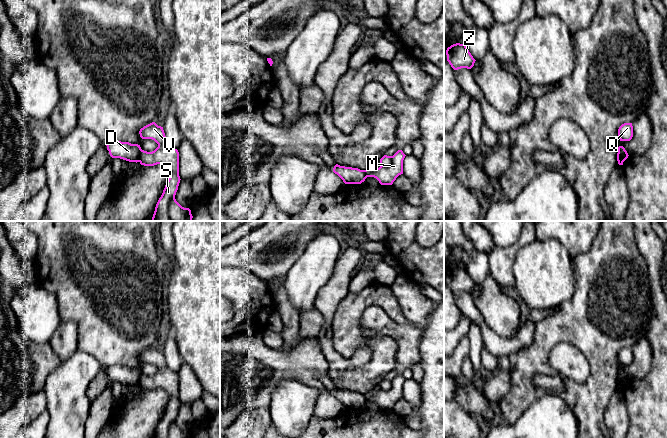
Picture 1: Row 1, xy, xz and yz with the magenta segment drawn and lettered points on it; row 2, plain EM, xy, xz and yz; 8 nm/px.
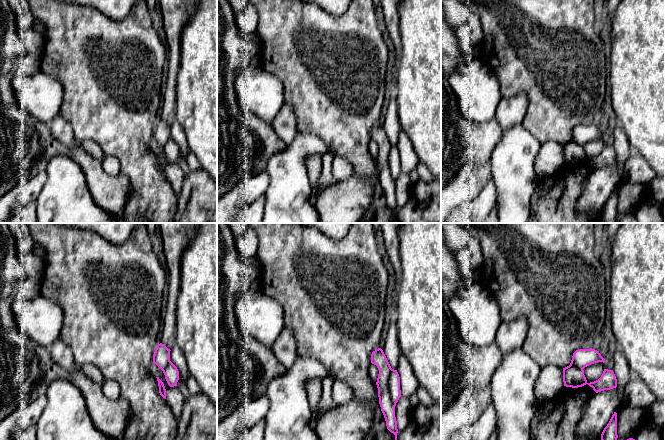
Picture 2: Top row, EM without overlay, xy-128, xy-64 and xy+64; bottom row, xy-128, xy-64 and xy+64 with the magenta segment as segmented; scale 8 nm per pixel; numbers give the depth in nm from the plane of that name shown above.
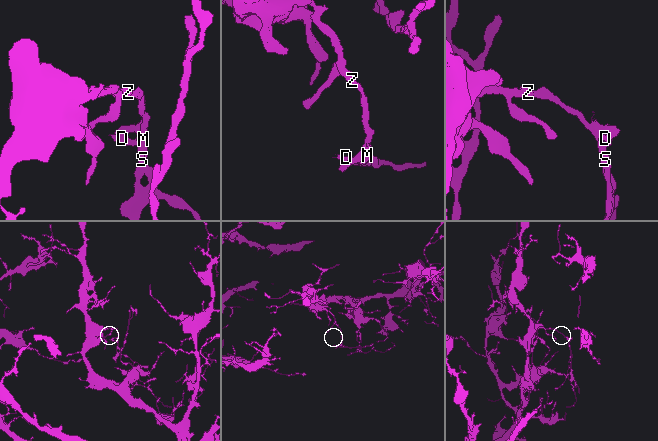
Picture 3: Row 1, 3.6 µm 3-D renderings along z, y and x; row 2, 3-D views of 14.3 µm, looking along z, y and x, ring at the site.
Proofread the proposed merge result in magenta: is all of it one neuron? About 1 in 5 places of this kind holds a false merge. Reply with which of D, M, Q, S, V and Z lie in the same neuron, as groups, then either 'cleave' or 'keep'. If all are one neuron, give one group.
D / M Q S V Z; cleave

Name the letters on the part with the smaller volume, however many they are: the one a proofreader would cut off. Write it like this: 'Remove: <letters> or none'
Remove: D

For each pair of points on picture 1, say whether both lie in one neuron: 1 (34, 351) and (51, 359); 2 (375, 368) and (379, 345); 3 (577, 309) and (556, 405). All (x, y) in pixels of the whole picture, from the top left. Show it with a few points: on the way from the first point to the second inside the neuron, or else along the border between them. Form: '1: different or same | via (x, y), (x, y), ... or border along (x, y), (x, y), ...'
1: same | via (38, 355), (42, 359), (47, 359)
2: same | via (379, 362), (379, 351)
3: different | border along (559, 394), (573, 413)

